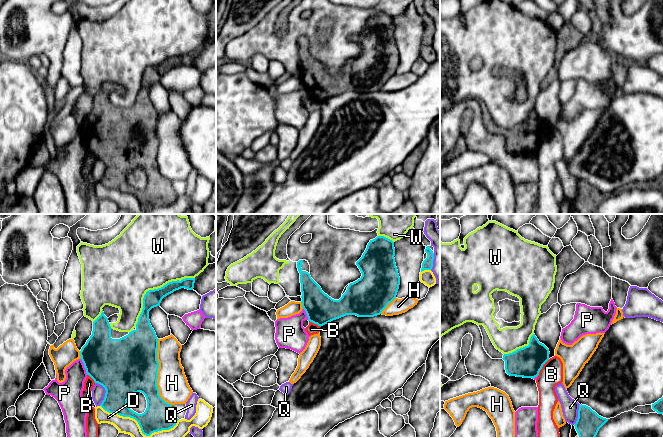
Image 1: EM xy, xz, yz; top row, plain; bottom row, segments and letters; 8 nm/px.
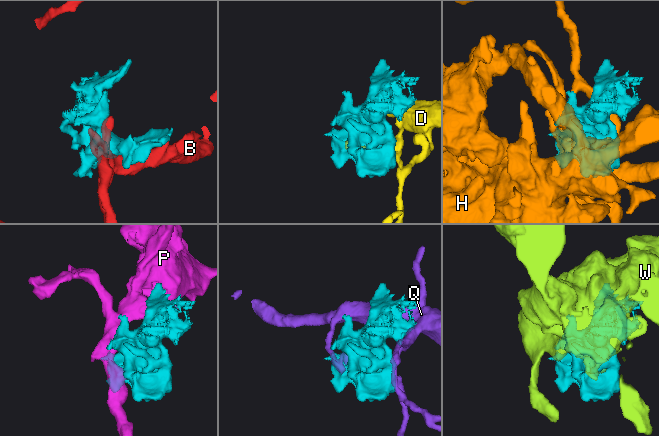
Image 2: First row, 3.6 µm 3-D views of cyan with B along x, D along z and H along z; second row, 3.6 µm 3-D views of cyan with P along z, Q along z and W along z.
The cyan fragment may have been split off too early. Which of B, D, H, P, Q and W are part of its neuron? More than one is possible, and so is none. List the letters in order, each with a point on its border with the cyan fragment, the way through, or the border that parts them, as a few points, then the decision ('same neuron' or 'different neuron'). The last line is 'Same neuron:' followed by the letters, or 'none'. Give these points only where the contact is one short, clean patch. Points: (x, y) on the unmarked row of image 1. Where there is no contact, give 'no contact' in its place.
B: yz (542, 142) | different neuron
D: xy (140, 203) | different neuron
H: xy (157, 149) | different neuron
P: xy (84, 142) | different neuron
Q: xy (106, 168) | different neuron
W: xy (154, 65) | different neuron
Same neuron: none

